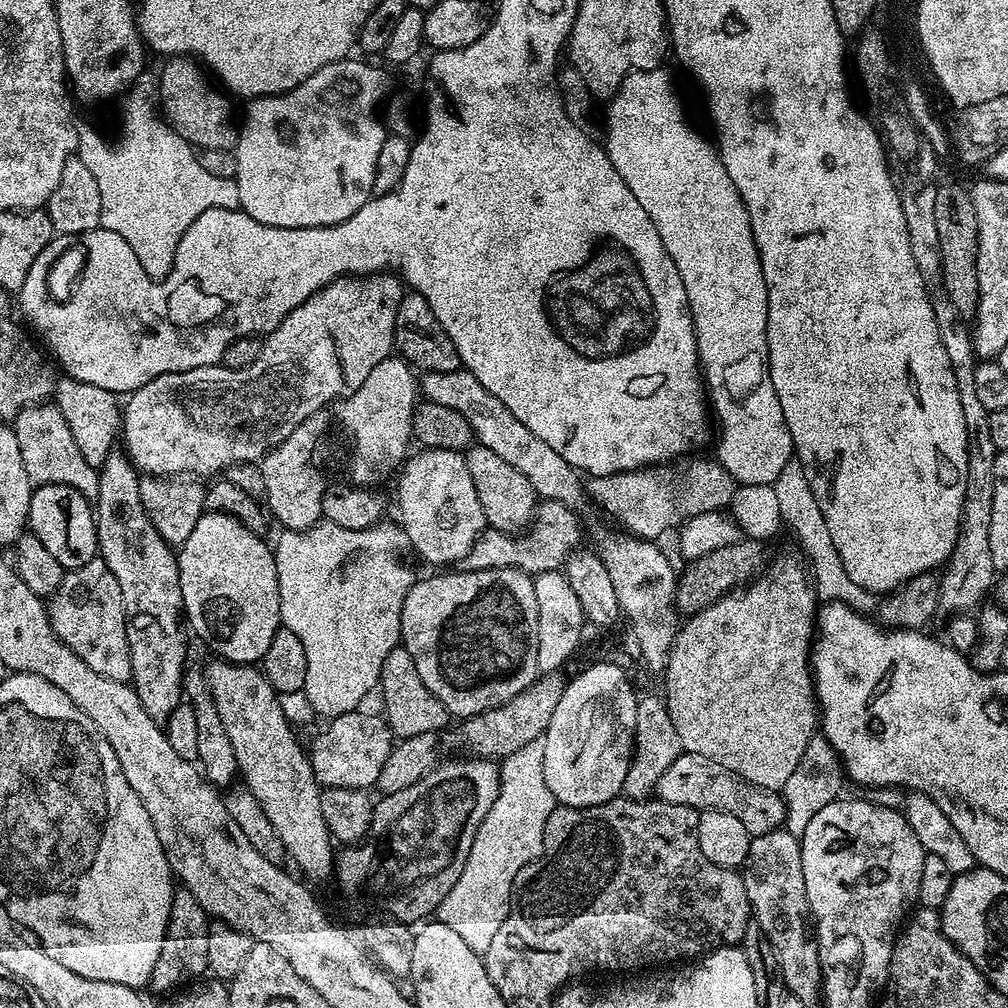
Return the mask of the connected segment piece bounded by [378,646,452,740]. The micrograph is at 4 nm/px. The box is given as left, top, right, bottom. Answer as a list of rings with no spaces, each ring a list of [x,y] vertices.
[[[397,646],[386,656],[380,675],[379,689],[384,700],[384,717],[392,731],[393,737],[404,739],[416,734],[440,732],[447,723],[451,723],[449,715],[440,699],[432,694],[418,674],[414,658],[402,646]]]

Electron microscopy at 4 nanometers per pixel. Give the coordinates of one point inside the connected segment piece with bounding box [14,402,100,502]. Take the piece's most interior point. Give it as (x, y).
(49, 452)

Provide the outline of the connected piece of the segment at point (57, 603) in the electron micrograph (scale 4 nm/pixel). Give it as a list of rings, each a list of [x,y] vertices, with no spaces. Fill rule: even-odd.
[[[97,558],[86,562],[86,566],[65,571],[60,589],[47,601],[46,607],[56,636],[74,650],[90,670],[98,670],[98,674],[106,674],[106,678],[131,681],[130,642],[126,638],[122,586],[118,586],[118,578],[110,574],[104,560]]]

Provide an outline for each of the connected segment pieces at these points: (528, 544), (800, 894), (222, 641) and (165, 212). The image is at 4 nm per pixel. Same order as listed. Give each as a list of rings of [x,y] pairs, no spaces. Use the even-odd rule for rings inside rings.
[[[540,500],[536,505],[536,513],[532,515],[530,527],[523,534],[512,535],[506,532],[485,530],[474,542],[466,557],[468,568],[520,568],[529,574],[557,571],[573,552],[581,547],[580,520],[575,511],[557,500]]]
[[[785,827],[776,828],[770,834],[753,836],[742,875],[755,923],[776,951],[776,963],[780,967],[780,979],[784,981],[785,989],[791,995],[793,992],[804,1004],[819,1005],[822,1000],[820,946],[810,923],[799,839]]]
[[[208,510],[198,518],[198,526],[190,530],[190,538],[186,538],[186,542],[178,548],[178,570],[187,627],[191,631],[193,628],[204,639],[210,651],[216,652],[212,654],[232,664],[259,665],[266,650],[270,650],[270,638],[274,638],[282,626],[276,553],[264,538],[261,533],[250,531],[230,513]]]
[[[145,75],[123,93],[124,105],[120,108],[120,137],[111,144],[96,128],[80,128],[78,158],[94,174],[98,182],[98,194],[102,194],[102,218],[100,227],[114,230],[134,250],[134,258],[142,270],[153,280],[161,281],[172,272],[174,254],[182,234],[190,230],[190,224],[198,214],[206,214],[211,208],[239,208],[238,186],[230,178],[218,178],[208,173],[200,164],[197,149],[179,136],[164,119],[158,107],[158,80],[155,75]]]

